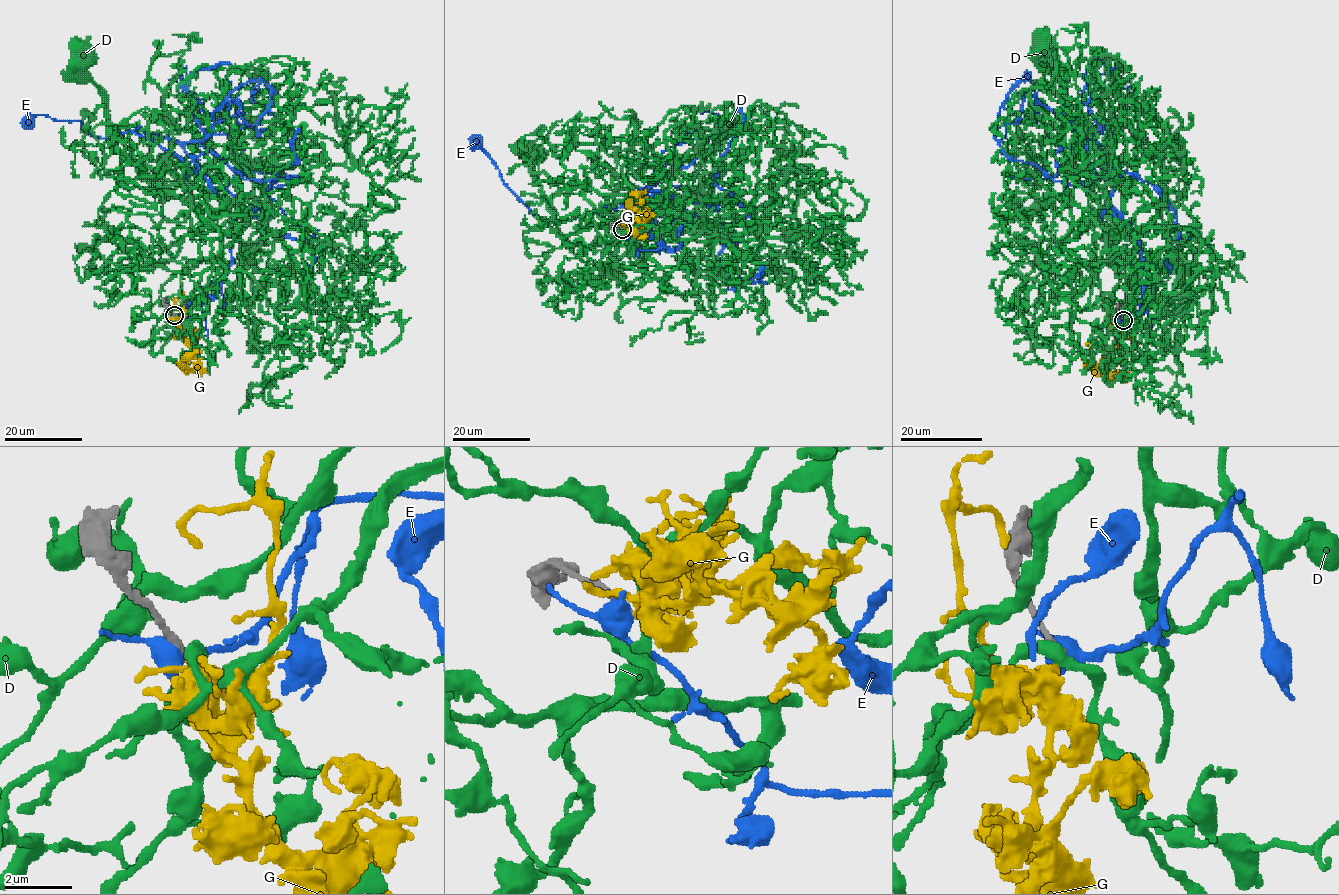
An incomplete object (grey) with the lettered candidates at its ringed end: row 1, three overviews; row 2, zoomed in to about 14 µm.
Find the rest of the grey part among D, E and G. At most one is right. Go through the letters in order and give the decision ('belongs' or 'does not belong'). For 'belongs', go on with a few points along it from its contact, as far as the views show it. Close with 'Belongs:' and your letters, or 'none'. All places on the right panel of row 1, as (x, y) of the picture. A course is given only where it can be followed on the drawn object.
D: does not belong
E: does not belong
G: does not belong
Belongs: none

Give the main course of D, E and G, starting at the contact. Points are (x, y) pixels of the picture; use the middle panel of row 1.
D: (623, 229), (634, 219), (669, 238), (670, 213), (615, 195), (607, 228), (579, 216), (559, 222), (527, 156)
E: (621, 228), (639, 249), (672, 251), (678, 229), (701, 218), (626, 205), (543, 220), (475, 141)
G: (622, 229), (641, 224), (646, 214), (649, 217), (641, 223), (635, 219), (627, 229), (631, 232), (638, 230)

